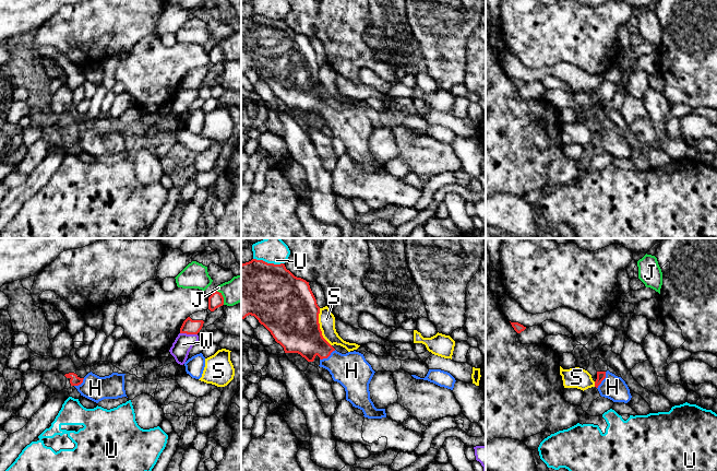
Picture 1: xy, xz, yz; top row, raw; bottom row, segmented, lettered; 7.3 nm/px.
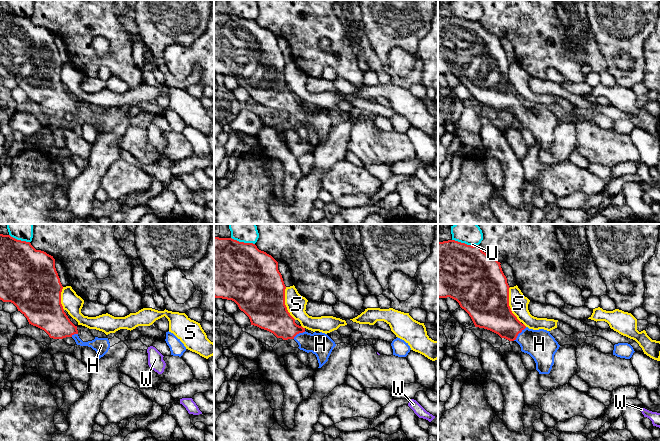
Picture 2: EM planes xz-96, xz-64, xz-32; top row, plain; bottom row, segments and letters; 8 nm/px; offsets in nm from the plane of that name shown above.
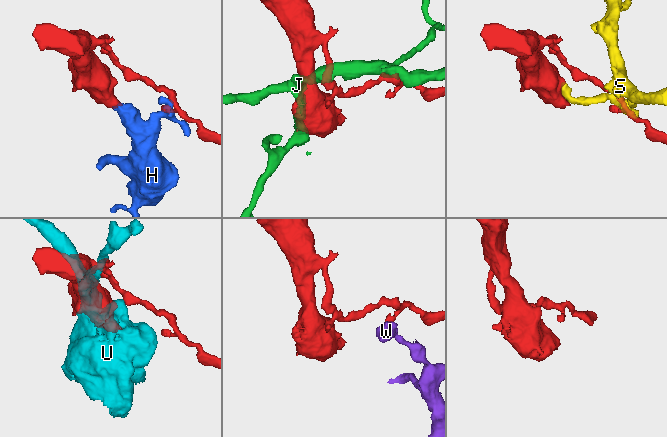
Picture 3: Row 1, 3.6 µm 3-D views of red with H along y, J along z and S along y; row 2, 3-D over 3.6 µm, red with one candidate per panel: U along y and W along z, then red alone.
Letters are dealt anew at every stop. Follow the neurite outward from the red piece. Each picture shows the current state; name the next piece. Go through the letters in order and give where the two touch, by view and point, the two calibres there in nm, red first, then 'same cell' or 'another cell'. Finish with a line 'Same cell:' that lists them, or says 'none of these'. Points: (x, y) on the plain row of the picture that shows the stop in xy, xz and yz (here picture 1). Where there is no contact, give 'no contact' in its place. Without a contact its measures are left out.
H: contact xz (327, 112); calibres 280 and 260 nm; same cell
J: contact xy (223, 53); calibres 110 and 190 nm; another cell
S: contact xz (319, 82); calibres 420 and 120 nm; another cell
U: contact xz (269, 19); calibres 420 and 140 nm; another cell
W: contact xy (189, 89); calibres 110 and 140 nm; another cell
Same cell: H

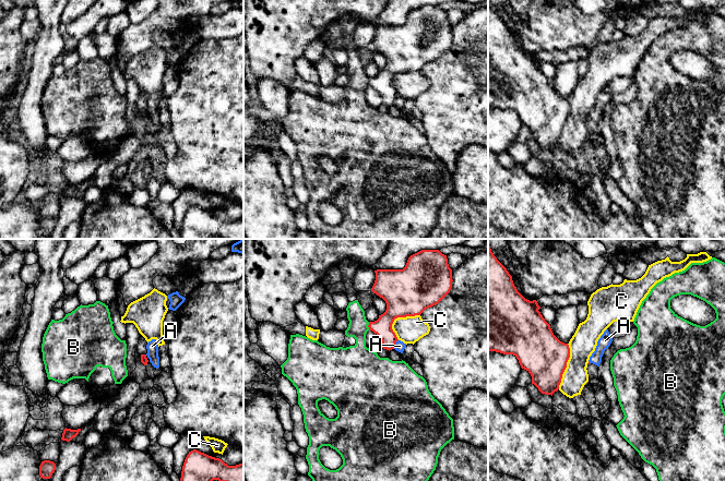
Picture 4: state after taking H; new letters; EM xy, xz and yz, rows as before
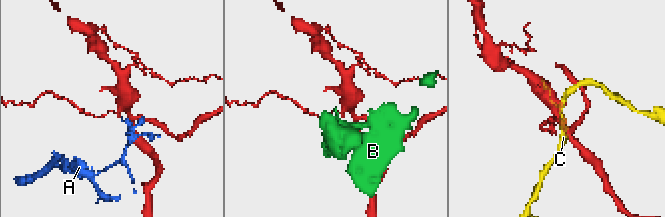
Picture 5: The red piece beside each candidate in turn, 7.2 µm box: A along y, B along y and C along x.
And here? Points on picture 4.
A: contact xz (394, 99); calibres 140 and 80 nm; another cell
B: contact xz (368, 82); calibres 140 and 200 nm; another cell
C: contact xz (396, 73); calibres 360 and 200 nm; another cell
Same cell: none of these

